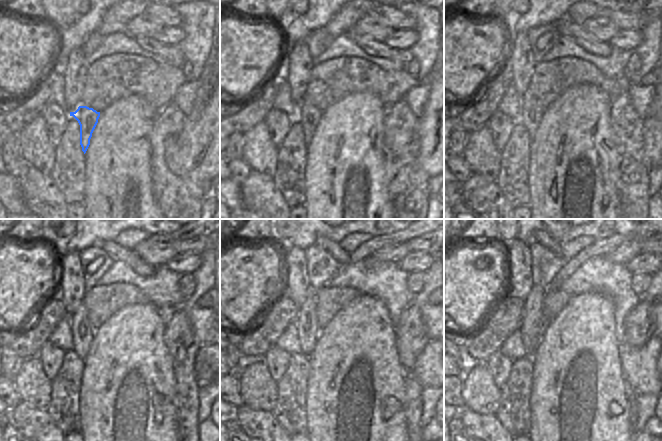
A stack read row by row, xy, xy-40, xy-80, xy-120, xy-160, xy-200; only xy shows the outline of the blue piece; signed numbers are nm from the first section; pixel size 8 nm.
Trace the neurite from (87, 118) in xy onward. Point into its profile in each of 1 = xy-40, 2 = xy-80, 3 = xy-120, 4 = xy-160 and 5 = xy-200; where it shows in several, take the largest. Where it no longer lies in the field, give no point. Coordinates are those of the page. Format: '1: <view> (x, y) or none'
1: xy-40 (307, 115)
2: xy-80 (531, 112)
3: xy-120 (82, 332)
4: xy-160 (306, 324)
5: xy-200 (533, 324)

